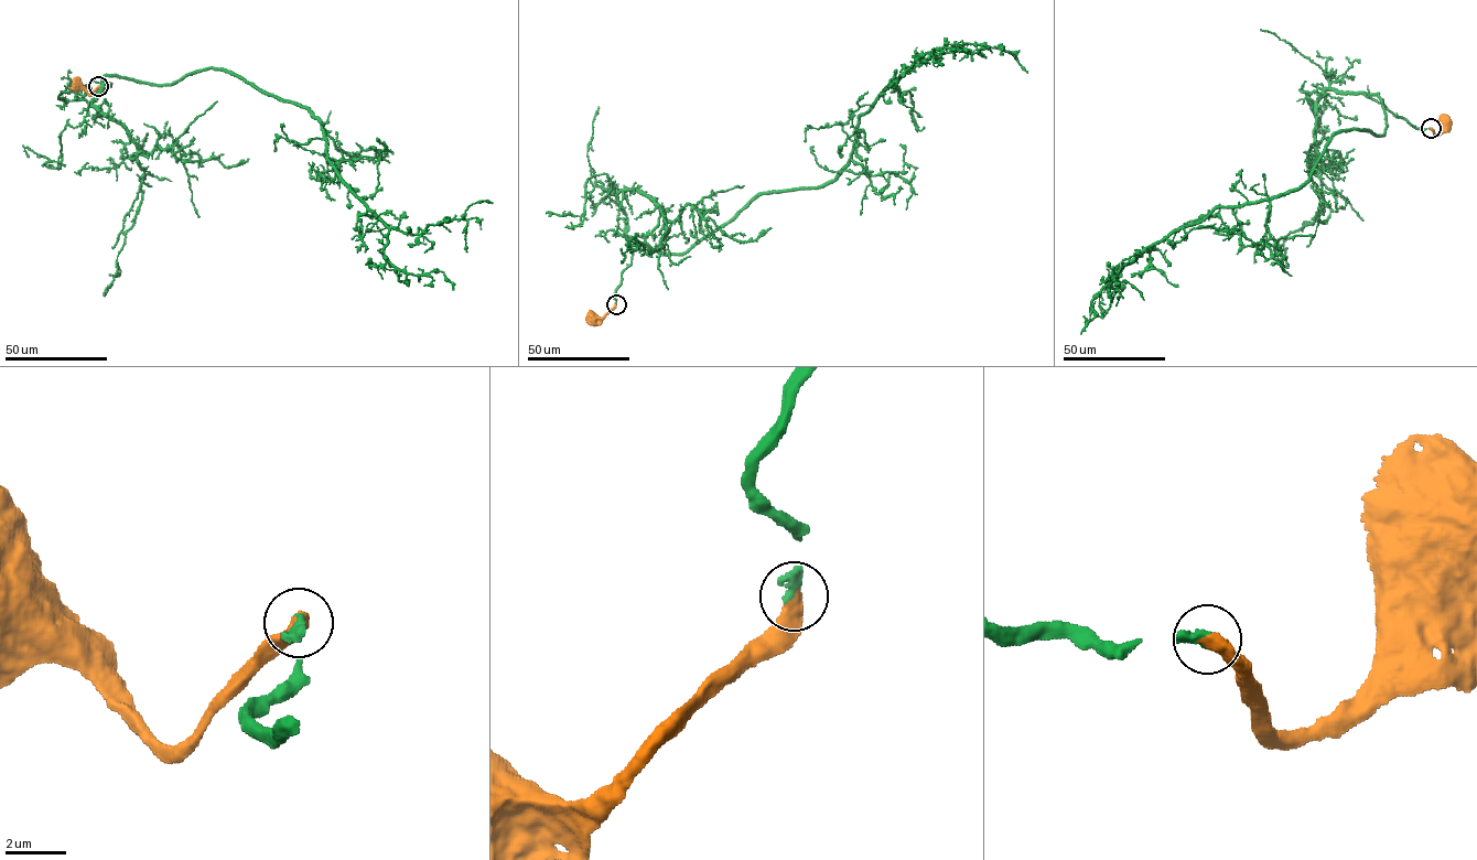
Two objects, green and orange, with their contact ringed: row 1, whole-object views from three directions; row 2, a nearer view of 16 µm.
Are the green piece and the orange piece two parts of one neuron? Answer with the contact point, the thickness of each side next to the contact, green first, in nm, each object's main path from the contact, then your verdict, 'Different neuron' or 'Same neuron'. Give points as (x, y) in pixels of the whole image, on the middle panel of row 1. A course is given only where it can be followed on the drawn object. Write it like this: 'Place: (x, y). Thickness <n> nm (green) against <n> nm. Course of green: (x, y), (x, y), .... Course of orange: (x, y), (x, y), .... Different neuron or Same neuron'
Place: (616, 304). Thickness 400 nm (green) against 550 nm. Course of green: (615, 304), (625, 232), (685, 254), (758, 195), (830, 182), (860, 115), (916, 65), (967, 43), (1027, 73). Course of orange: (615, 304), (603, 318), (593, 319). Same neuron

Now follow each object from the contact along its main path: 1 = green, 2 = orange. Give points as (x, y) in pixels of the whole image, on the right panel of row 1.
1: (1431, 128), (1370, 95), (1383, 109), (1383, 136), (1335, 135), (1302, 185), (1214, 208), (1112, 273), (1143, 300)
2: (1431, 128), (1436, 135), (1444, 125)

